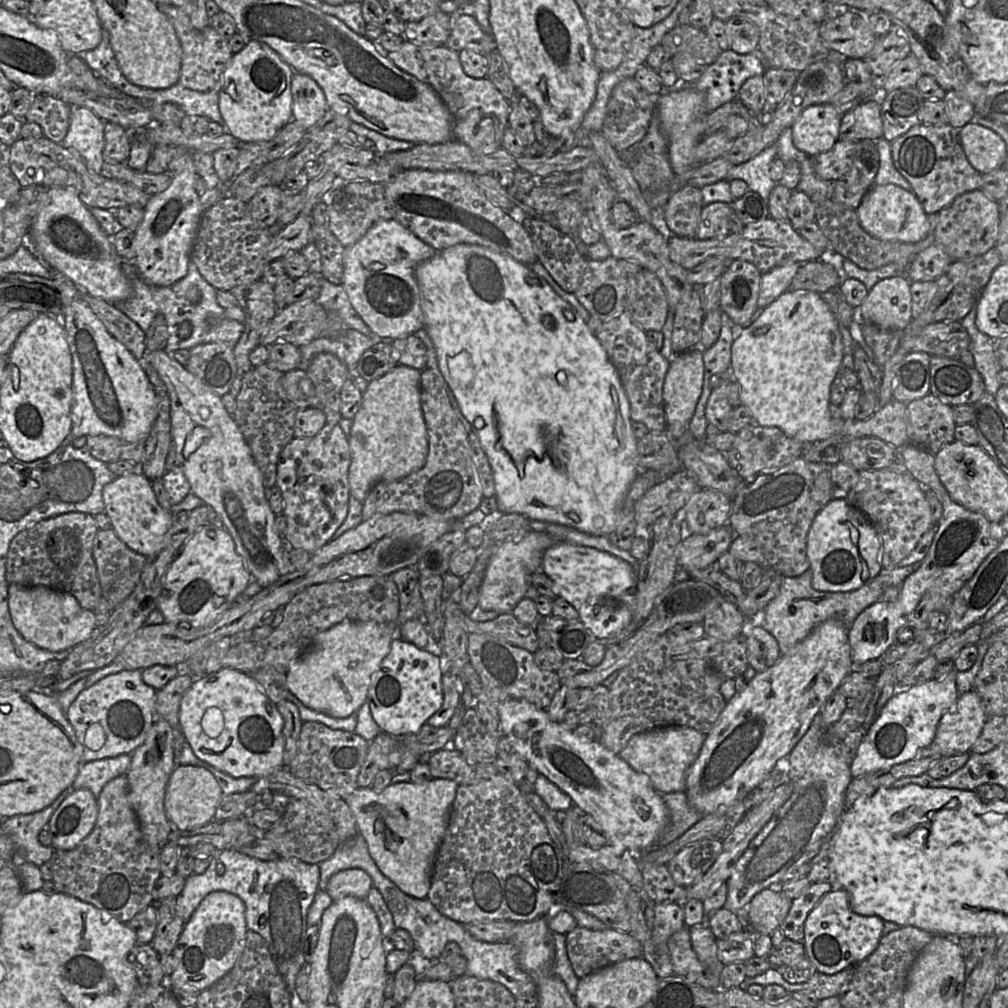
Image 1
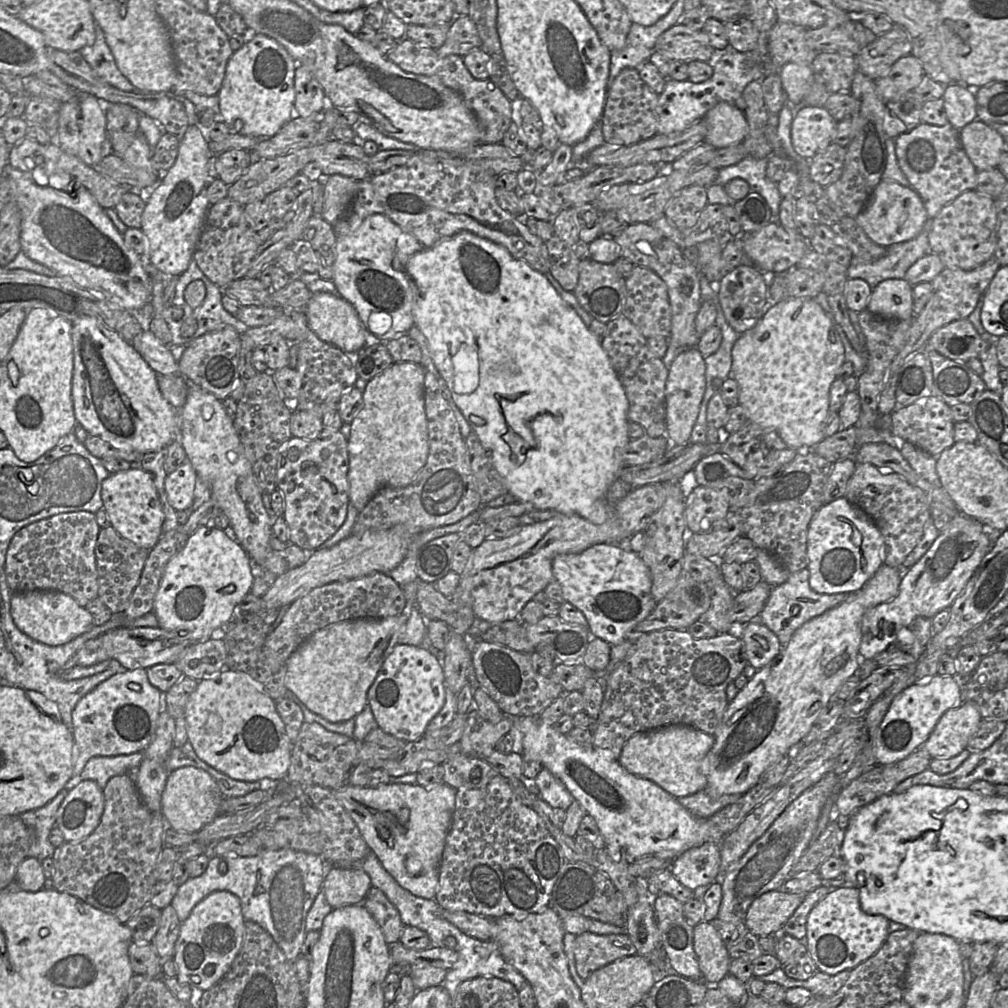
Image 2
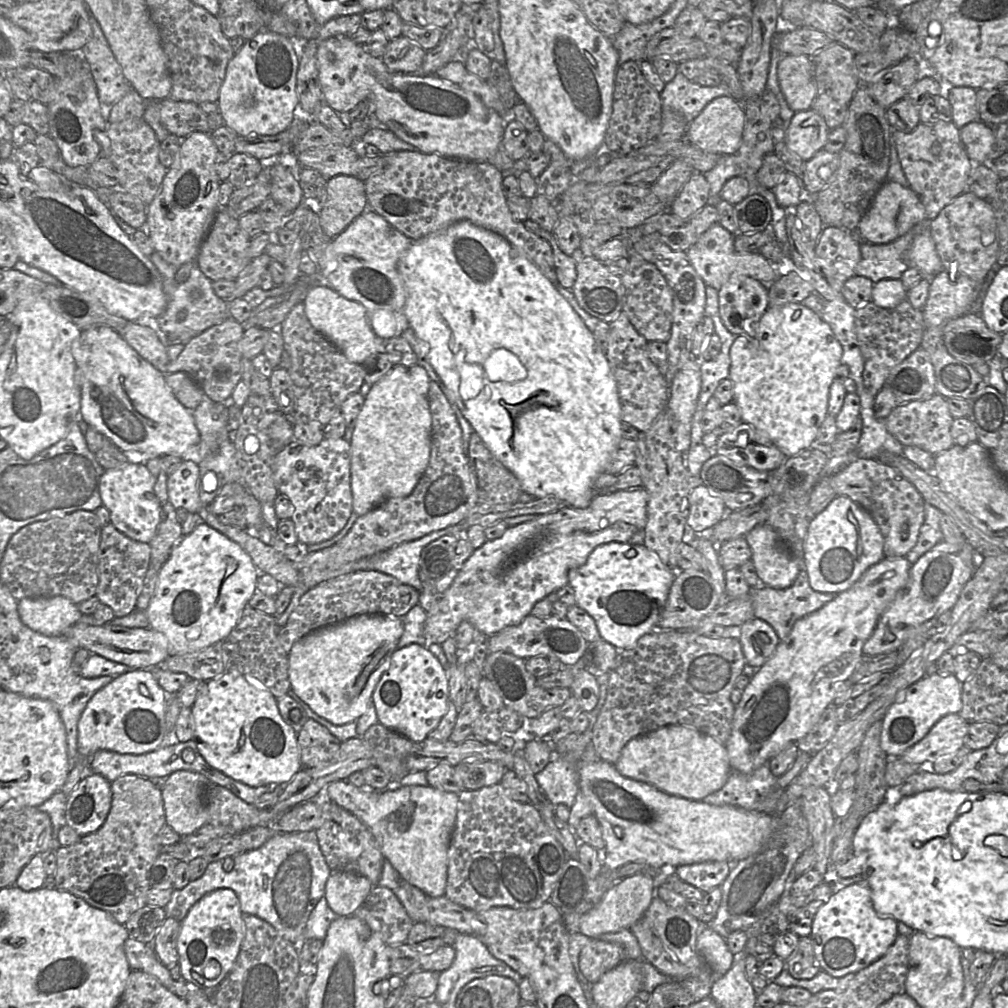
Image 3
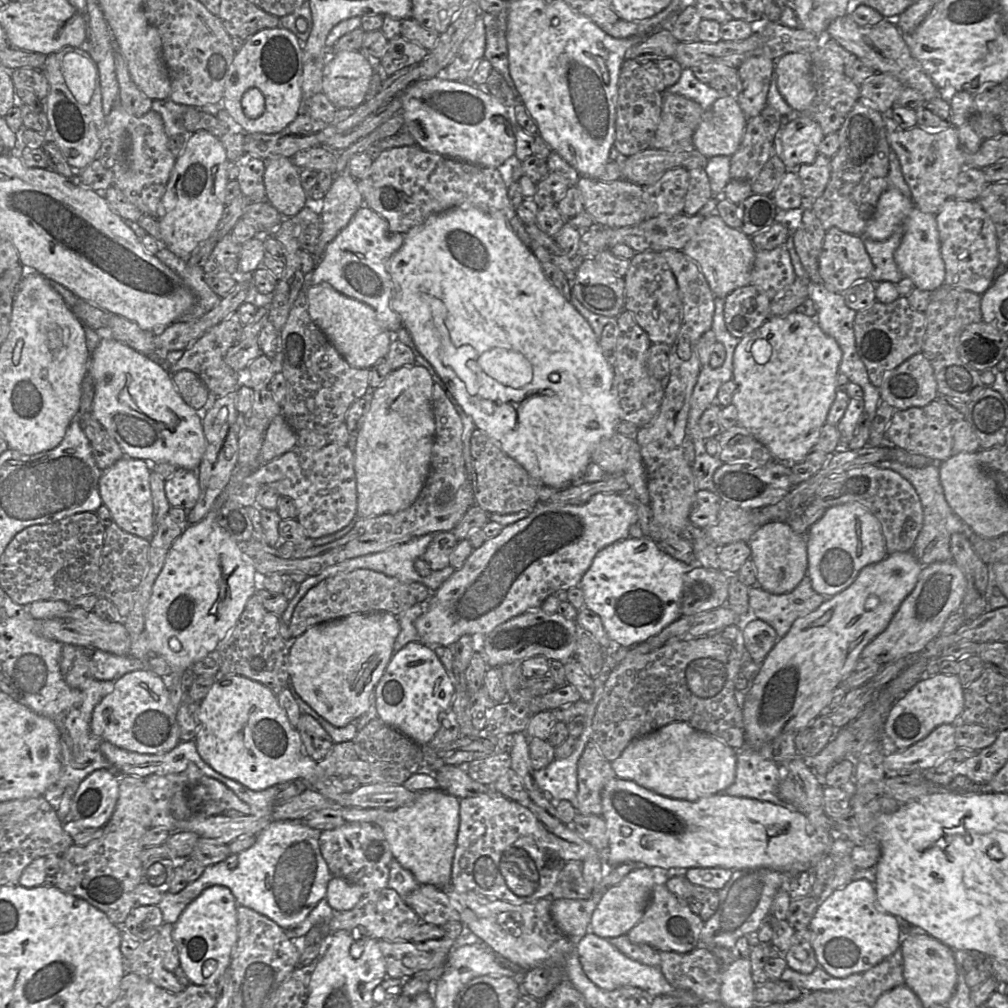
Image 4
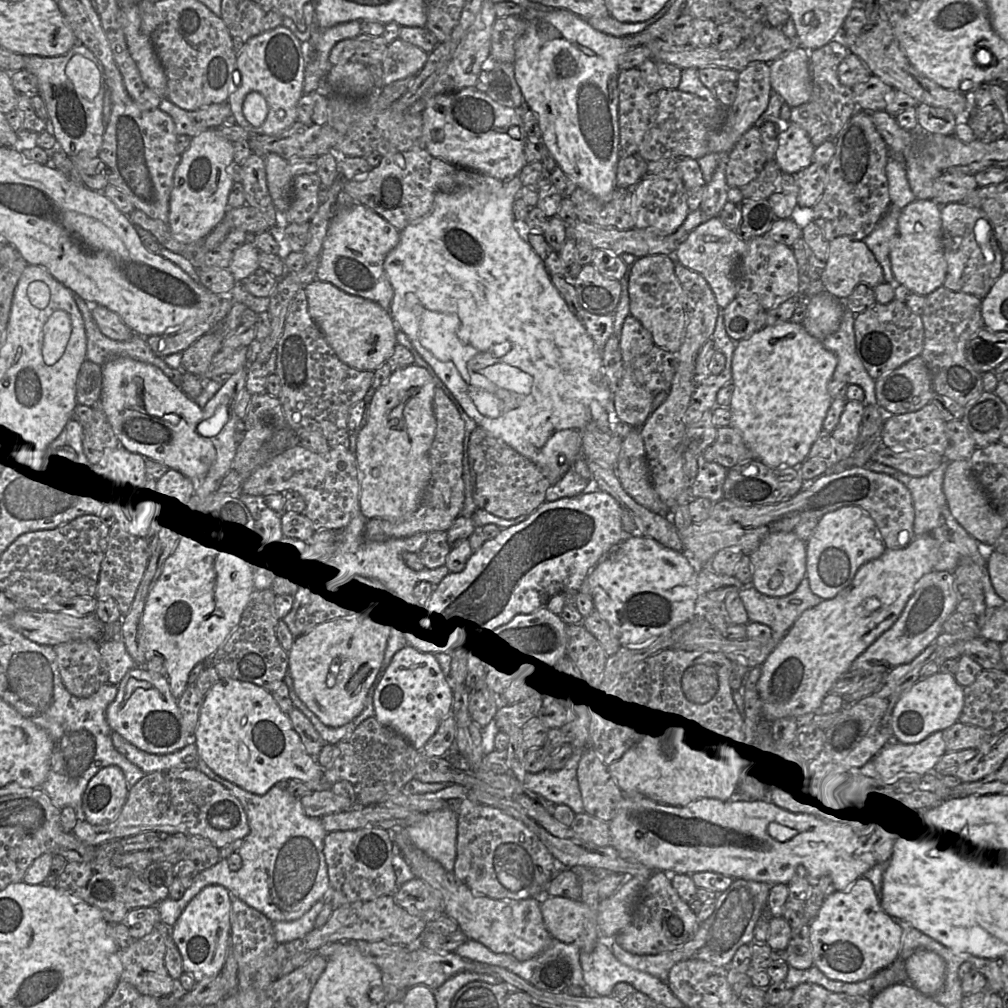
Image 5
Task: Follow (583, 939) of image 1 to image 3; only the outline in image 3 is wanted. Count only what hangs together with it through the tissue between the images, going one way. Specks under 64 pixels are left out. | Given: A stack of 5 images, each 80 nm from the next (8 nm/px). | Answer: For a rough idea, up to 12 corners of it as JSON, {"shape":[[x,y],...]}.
{"shape":[[593,938],[580,951],[590,983],[626,959],[620,945]]}

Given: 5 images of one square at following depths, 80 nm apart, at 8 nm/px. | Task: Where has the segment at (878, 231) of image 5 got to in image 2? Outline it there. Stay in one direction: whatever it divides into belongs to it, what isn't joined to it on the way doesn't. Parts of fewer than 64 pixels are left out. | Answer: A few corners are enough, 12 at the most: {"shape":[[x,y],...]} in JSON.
{"shape":[[928,218],[915,238],[887,246],[873,262],[853,257],[848,278],[873,289],[886,279],[903,279],[932,252]]}

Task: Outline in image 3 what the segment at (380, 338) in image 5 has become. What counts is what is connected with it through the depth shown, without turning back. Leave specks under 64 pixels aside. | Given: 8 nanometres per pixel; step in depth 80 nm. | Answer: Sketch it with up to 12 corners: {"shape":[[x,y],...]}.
{"shape":[[333,288],[309,289],[316,331],[361,365],[384,353],[367,311]]}

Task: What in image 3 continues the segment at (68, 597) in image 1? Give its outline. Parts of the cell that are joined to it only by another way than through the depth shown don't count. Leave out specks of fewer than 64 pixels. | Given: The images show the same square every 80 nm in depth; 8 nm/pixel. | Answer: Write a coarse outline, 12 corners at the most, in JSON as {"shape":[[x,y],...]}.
{"shape":[[64,596],[22,598],[26,626],[63,635],[83,615]]}

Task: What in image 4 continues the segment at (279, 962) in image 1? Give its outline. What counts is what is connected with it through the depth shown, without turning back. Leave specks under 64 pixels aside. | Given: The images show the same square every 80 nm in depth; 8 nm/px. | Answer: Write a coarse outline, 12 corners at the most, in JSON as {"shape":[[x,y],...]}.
{"shape":[[270,823],[252,847],[206,866],[157,904],[175,924],[222,885],[283,930],[326,898],[321,831]]}

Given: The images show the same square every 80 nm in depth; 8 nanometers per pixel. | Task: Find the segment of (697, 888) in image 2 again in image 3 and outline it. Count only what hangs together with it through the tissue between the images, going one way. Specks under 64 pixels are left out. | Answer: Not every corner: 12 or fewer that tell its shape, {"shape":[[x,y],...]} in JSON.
{"shape":[[725,861],[680,865],[681,880],[707,893],[722,885]]}

